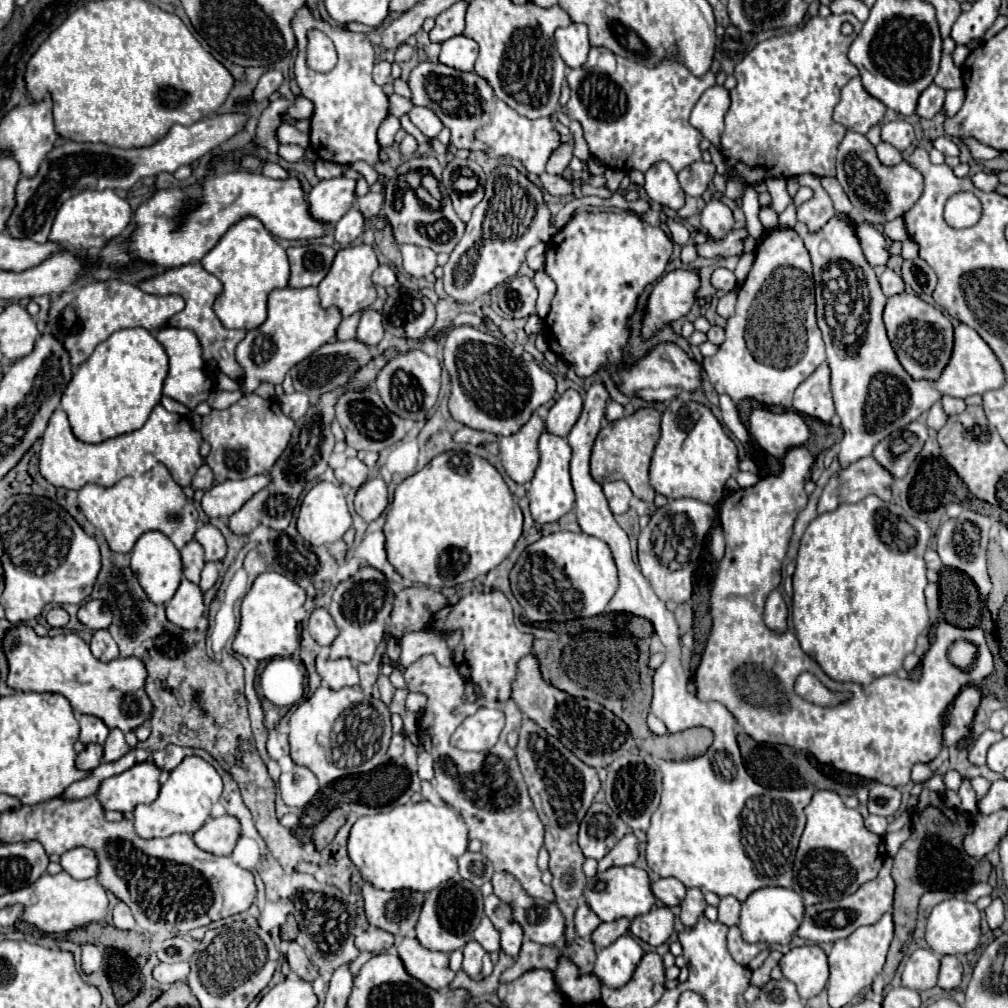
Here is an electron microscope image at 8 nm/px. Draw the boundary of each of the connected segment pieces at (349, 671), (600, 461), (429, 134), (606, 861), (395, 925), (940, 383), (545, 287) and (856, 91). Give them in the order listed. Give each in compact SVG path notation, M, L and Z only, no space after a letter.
M316 660L316 670L322 678L322 684L326 684L332 690L342 690L346 686L358 686L358 670L350 660Z
M640 408L632 416L626 416L602 426L590 458L592 478L598 484L624 480L632 488L636 498L644 502L652 502L656 492L648 482L648 468L650 468L650 458L658 442L658 436L660 436L660 412L656 408Z
M414 106L408 116L410 116L412 124L414 124L426 138L430 138L430 140L436 138L436 136L440 134L440 130L444 128L442 122L438 120L438 116L436 116L432 110L422 108L422 106Z
M628 832L600 862L598 862L598 870L606 870L610 866L628 866L634 864L638 860L638 840L634 836L634 832Z
M366 882L362 888L362 896L364 896L366 918L370 924L386 932L392 932L398 938L414 934L420 908L424 902L422 892L414 890L386 892Z
M958 324L954 328L954 348L950 354L950 362L932 384L946 396L966 398L972 394L984 394L986 390L1000 388L1004 384L1004 370L992 348L980 338L980 334L966 324Z
M538 270L532 282L534 282L536 290L538 290L536 314L538 314L540 318L546 318L546 314L548 314L548 310L550 310L550 302L552 302L554 294L556 294L556 284L554 284L554 280L552 280L544 270Z
M856 76L842 88L840 102L834 108L834 122L848 130L866 134L870 126L882 122L884 112L886 106L870 96L862 86L862 78Z

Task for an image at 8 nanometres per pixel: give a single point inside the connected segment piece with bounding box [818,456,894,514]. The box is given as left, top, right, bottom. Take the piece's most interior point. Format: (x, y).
(866, 476)

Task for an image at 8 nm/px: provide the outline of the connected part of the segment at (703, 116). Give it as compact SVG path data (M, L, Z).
M724 86L708 88L692 110L690 124L698 128L714 146L718 146L724 130L724 116L730 108L730 96Z

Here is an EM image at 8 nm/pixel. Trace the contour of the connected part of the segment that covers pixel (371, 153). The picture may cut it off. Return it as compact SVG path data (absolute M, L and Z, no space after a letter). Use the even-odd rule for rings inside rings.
M304 6L296 20L292 22L296 32L296 82L302 88L302 96L314 102L314 114L310 120L310 148L328 162L338 164L352 164L358 160L366 160L368 164L378 162L380 144L376 138L378 126L388 116L388 96L384 90L372 80L372 66L374 66L374 50L364 34L346 32L340 28L330 26L328 22L318 22L312 18L308 6ZM320 30L330 34L330 40L338 52L338 64L330 72L314 72L306 64L306 46L308 46L308 32Z

